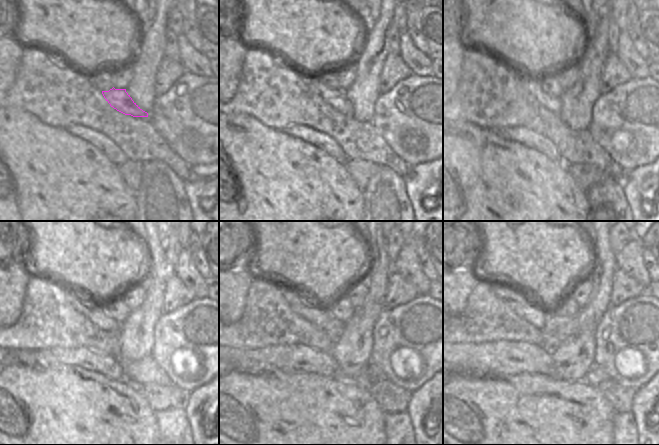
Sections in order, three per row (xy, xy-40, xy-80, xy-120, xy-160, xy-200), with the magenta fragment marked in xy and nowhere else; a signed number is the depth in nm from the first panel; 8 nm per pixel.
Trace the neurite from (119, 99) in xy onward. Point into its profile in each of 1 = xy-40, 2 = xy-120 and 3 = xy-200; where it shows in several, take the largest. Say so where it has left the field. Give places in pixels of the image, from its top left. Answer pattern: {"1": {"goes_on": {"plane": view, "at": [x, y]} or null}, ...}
{"1": {"goes_on": {"plane": "xy-40", "at": [337, 98]}}, "2": {"goes_on": {"plane": "xy-120", "at": [97, 317]}}, "3": {"goes_on": {"plane": "xy-200", "at": [536, 315]}}}

